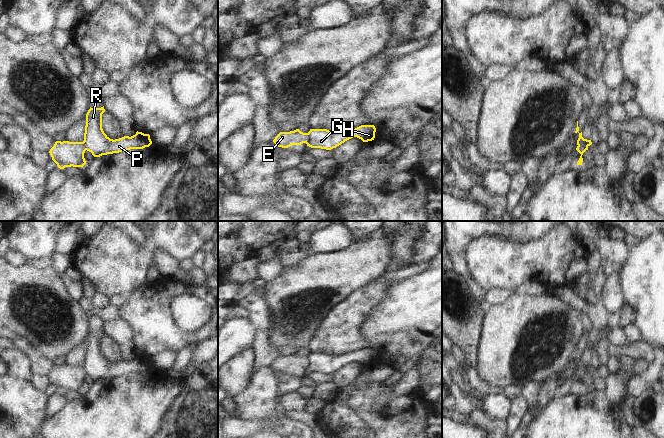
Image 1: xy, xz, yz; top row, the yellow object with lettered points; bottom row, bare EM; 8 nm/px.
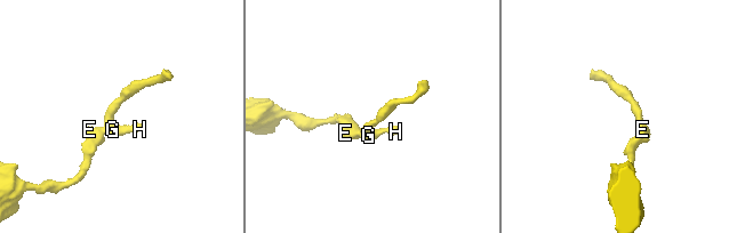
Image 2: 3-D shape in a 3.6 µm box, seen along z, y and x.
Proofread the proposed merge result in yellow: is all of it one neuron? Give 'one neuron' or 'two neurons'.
two neurons

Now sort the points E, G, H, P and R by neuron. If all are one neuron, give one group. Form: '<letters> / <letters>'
E / G H P R

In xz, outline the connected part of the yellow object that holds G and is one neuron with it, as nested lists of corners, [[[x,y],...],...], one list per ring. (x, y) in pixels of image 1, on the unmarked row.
[[[361,349],[355,353],[344,355],[329,355],[327,353],[310,353],[308,356],[310,365],[307,370],[331,374],[345,365],[357,361],[363,366],[372,365],[375,362],[376,352],[374,349]]]

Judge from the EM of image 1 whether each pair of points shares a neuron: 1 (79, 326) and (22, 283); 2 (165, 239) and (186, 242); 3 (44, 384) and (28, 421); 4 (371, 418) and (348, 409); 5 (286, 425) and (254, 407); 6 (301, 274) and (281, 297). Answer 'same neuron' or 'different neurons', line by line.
1: same neuron
2: same neuron
3: different neurons
4: different neurons
5: different neurons
6: same neuron

